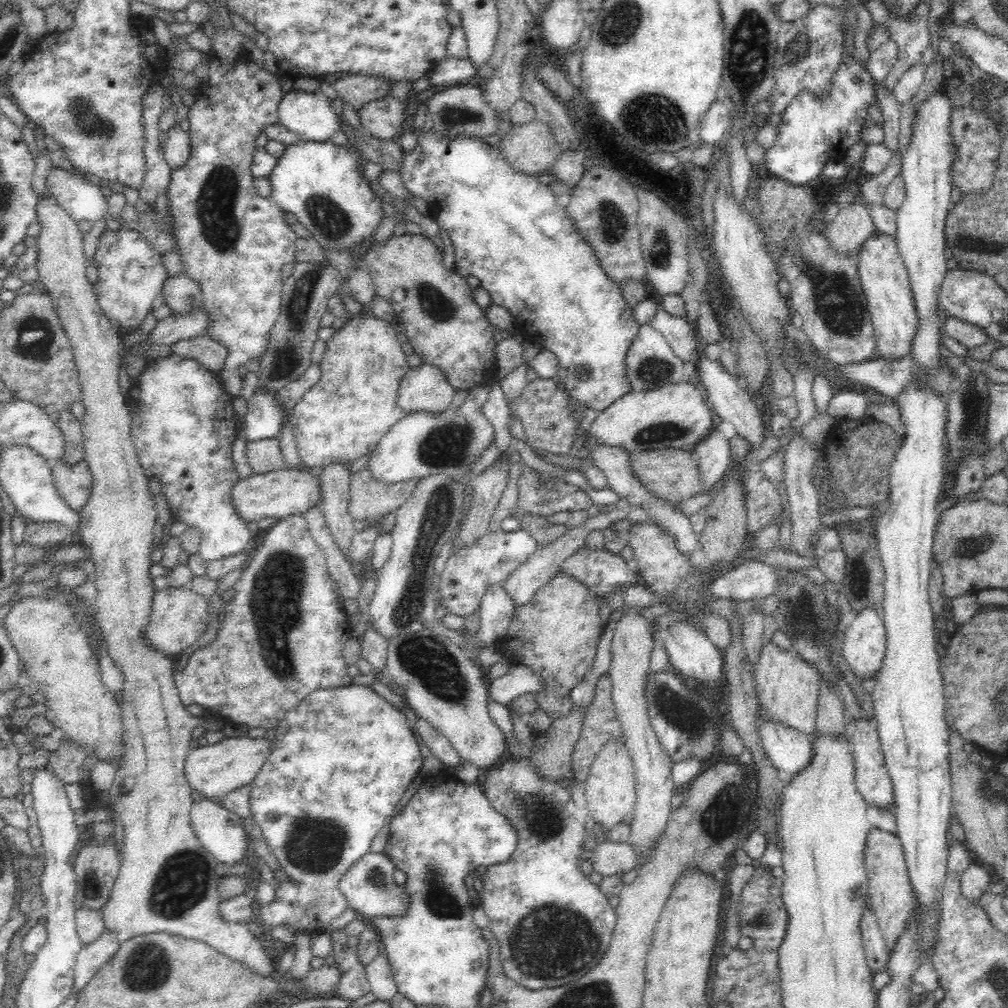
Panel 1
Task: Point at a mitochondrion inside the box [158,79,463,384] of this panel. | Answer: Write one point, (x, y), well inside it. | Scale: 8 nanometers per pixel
(288, 352)

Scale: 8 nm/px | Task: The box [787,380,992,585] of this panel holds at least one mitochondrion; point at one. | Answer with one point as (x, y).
(973, 401)

